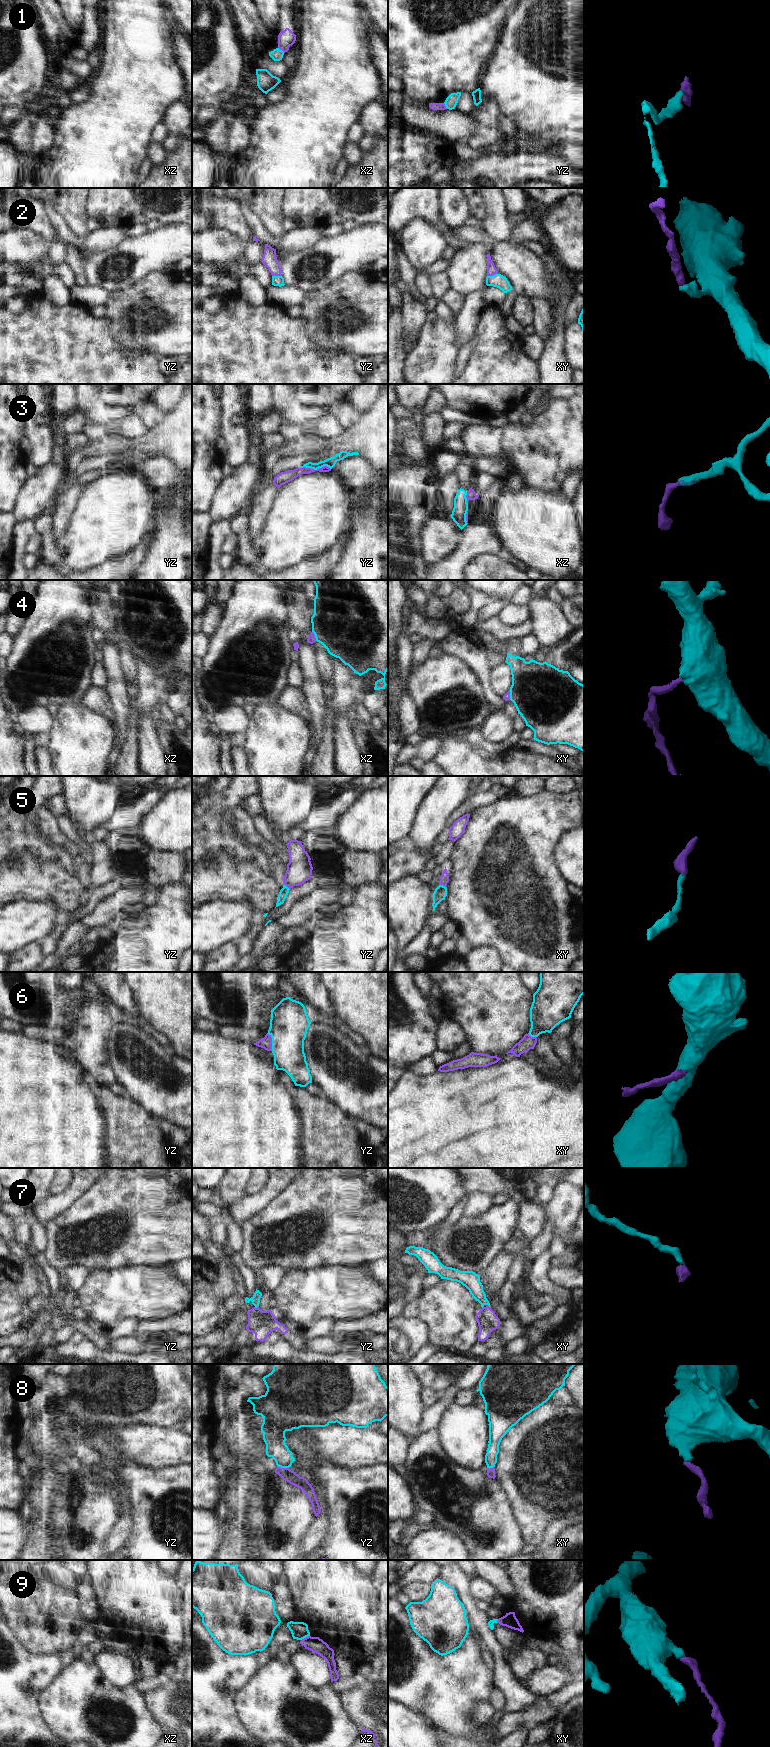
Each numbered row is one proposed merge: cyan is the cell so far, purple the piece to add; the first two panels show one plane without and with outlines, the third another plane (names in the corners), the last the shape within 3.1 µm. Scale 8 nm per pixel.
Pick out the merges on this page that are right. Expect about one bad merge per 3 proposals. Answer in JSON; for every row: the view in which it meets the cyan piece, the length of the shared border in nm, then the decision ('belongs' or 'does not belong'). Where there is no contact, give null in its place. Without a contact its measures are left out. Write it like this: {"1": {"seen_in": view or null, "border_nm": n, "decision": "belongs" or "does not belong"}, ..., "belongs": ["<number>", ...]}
{"1": {"seen_in": "xz", "border_nm": 70, "decision": "does not belong"}, "2": {"seen_in": "xy", "border_nm": 90, "decision": "belongs"}, "3": {"seen_in": "yz", "border_nm": 240, "decision": "belongs"}, "4": {"seen_in": "xz", "border_nm": 90, "decision": "belongs"}, "5": {"seen_in": "yz", "border_nm": 70, "decision": "belongs"}, "6": {"seen_in": "yz", "border_nm": 150, "decision": "belongs"}, "7": {"seen_in": "yz", "border_nm": 30, "decision": "belongs"}, "8": {"seen_in": "yz", "border_nm": 100, "decision": "belongs"}, "9": {"seen_in": "xz", "border_nm": 80, "decision": "does not belong"}, "belongs": ["2", "3", "4", "5", "6", "7", "8"]}

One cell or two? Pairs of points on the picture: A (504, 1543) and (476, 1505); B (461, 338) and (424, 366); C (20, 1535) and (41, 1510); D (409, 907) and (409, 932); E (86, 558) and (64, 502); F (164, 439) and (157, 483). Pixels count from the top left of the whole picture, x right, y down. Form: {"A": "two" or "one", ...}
{"A": "one", "B": "two", "C": "two", "D": "one", "E": "two", "F": "two"}

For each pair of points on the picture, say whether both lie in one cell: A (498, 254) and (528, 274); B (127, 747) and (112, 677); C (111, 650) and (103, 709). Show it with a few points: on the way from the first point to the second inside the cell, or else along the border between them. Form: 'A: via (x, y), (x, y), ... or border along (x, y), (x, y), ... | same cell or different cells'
A: via (505, 255), (521, 268) | same cell
B: border along (128, 712), (125, 736), (120, 741) | different cells
C: border along (104, 688), (113, 712) | different cells

